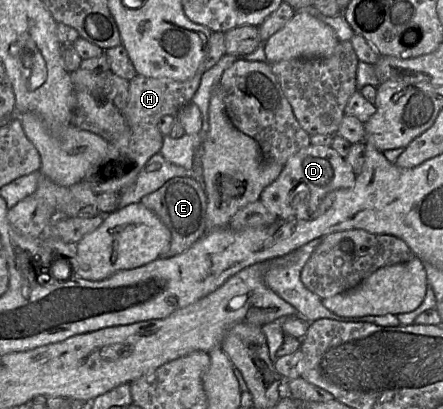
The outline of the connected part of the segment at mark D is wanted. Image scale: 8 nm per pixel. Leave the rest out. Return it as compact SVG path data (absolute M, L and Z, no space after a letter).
M309 145L288 159L276 180L262 191L259 200L277 218L308 220L328 193L352 188L355 178L356 175L346 159L331 146Z

